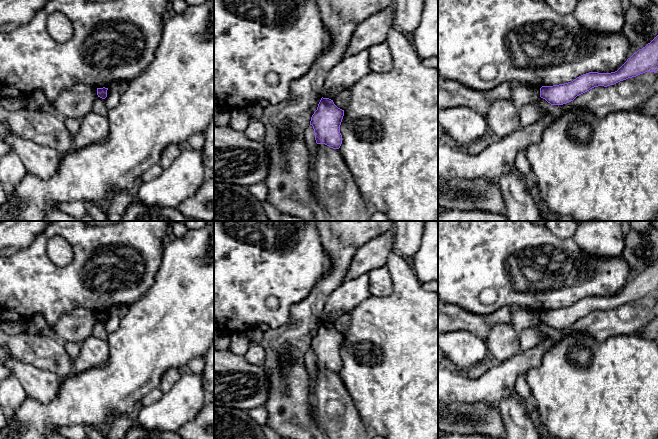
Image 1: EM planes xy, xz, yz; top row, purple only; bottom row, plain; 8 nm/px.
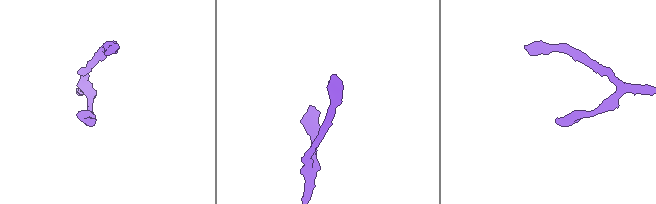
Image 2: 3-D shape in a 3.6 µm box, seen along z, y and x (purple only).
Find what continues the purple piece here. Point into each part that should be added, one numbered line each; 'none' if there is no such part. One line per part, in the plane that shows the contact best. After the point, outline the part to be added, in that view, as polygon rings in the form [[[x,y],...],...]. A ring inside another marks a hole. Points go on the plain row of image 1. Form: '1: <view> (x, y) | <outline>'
none

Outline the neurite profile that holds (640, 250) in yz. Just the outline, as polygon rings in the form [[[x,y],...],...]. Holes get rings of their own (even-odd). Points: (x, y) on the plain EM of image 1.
[[[650,224],[644,233],[632,229],[623,238],[623,258],[630,267],[630,282],[658,259],[658,230]]]

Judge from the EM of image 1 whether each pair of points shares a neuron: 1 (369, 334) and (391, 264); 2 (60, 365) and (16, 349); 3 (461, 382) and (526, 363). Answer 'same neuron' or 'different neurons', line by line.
1: same neuron
2: same neuron
3: same neuron

